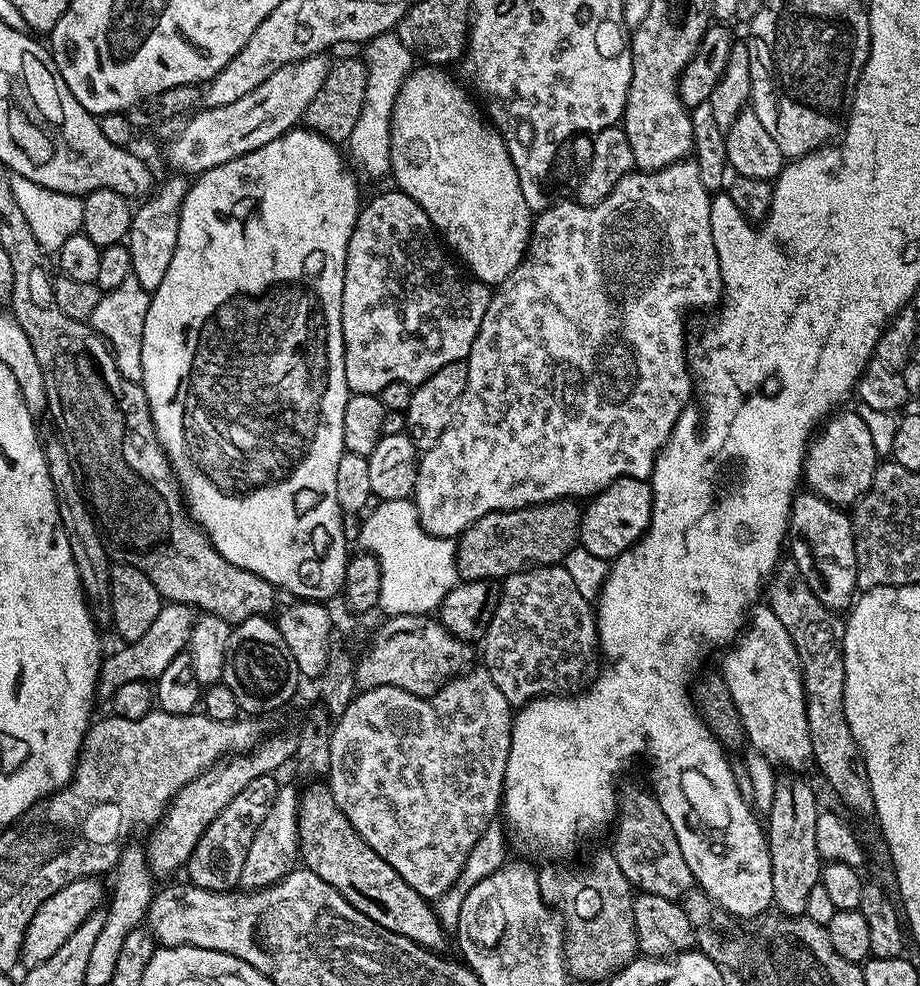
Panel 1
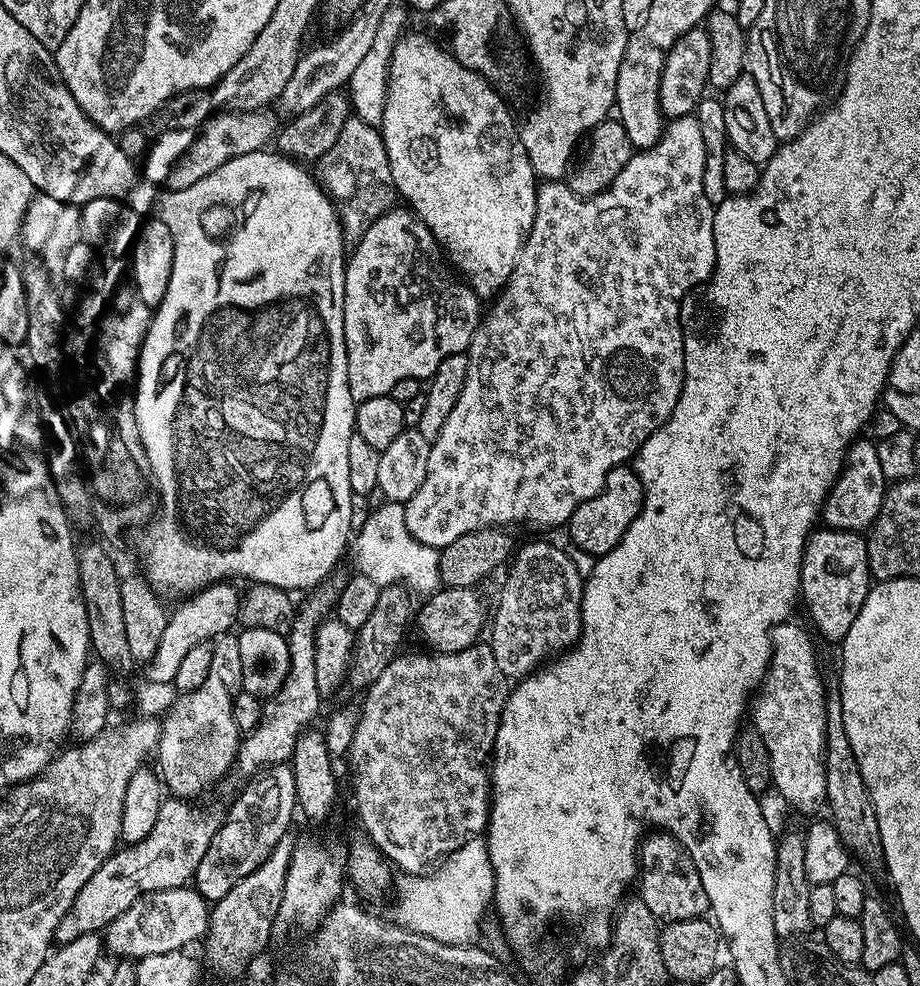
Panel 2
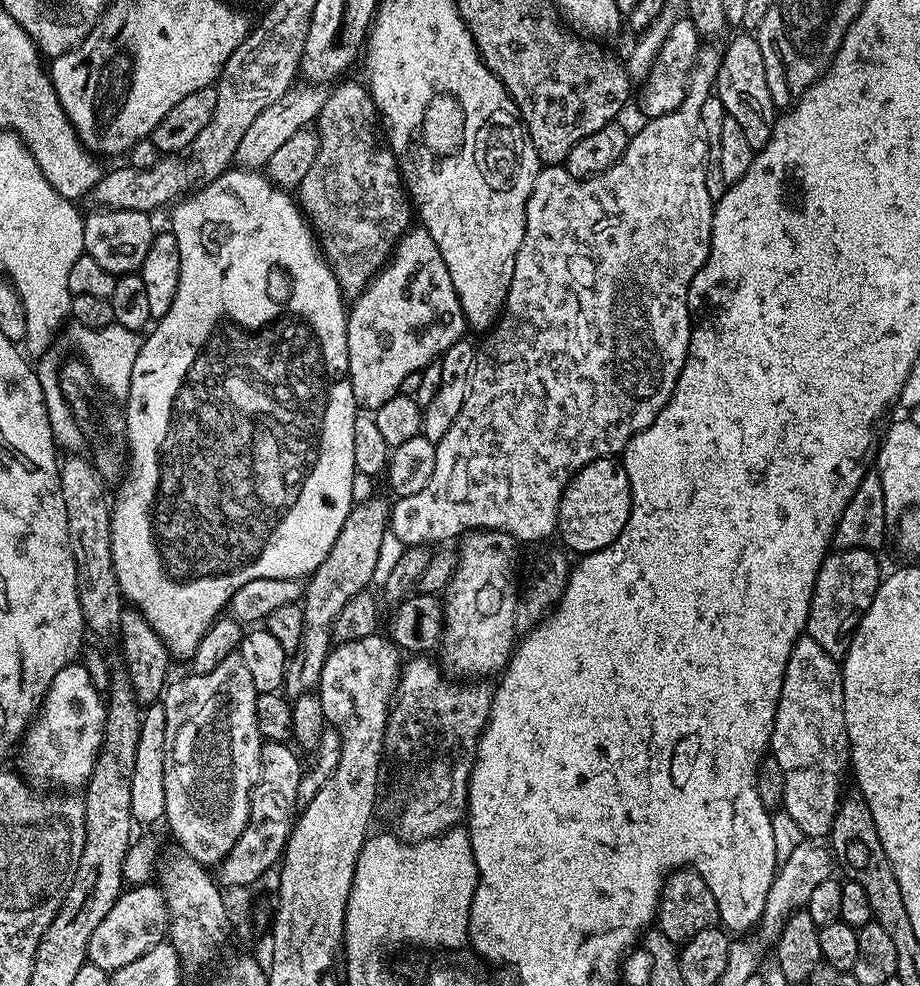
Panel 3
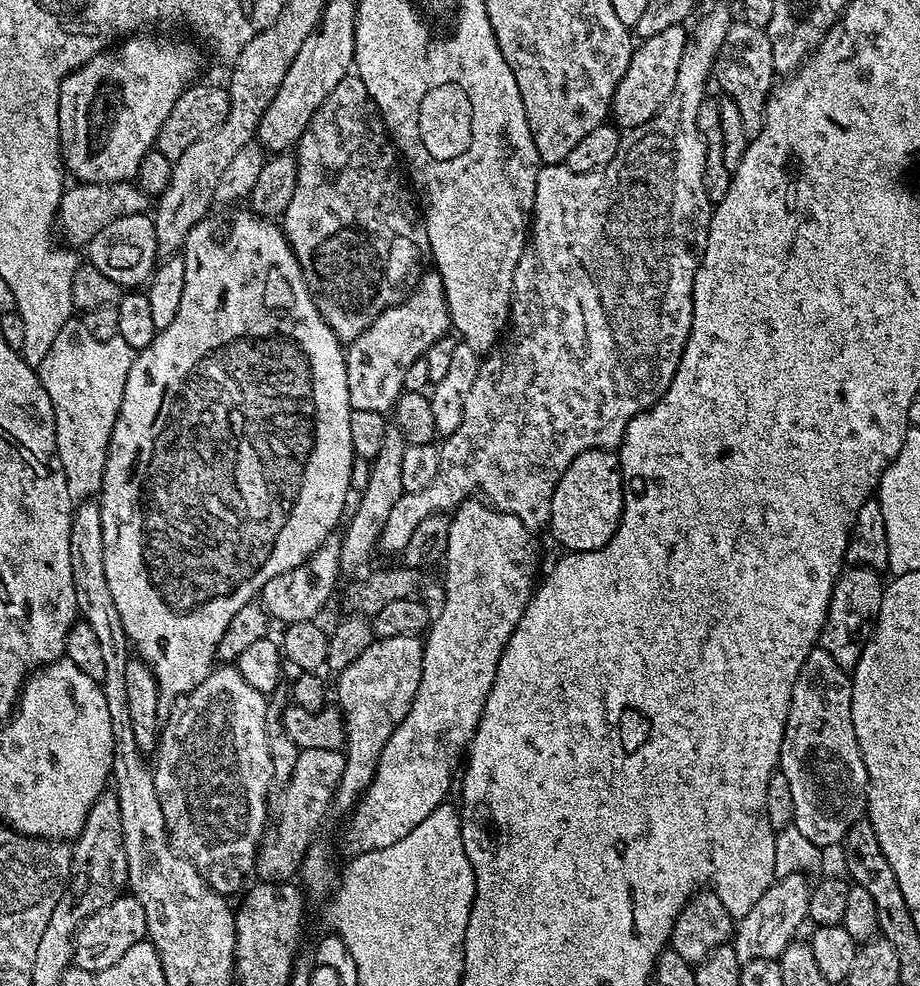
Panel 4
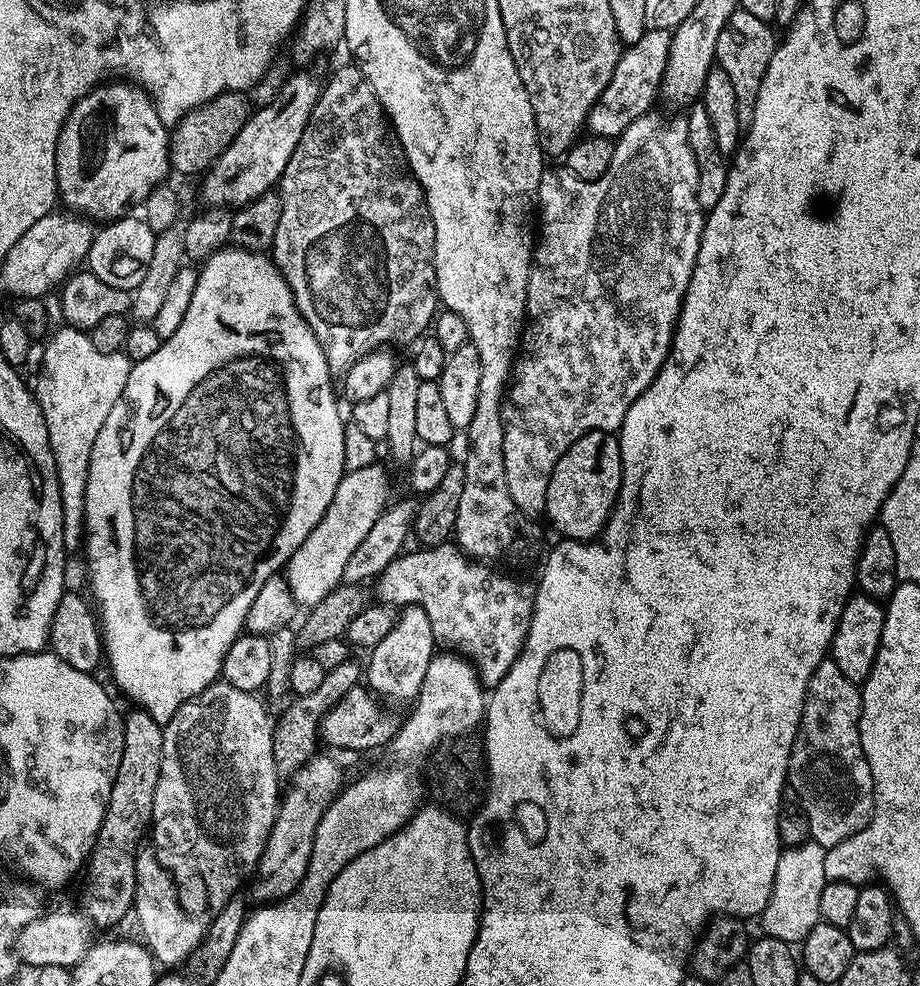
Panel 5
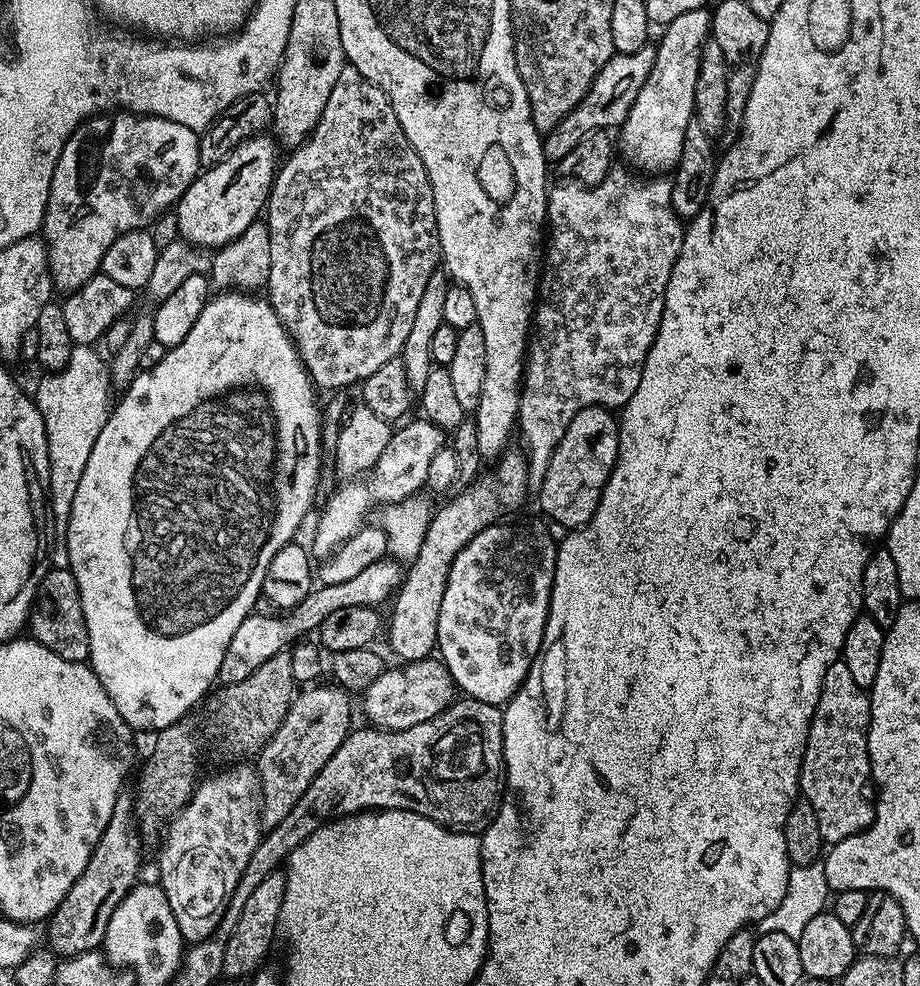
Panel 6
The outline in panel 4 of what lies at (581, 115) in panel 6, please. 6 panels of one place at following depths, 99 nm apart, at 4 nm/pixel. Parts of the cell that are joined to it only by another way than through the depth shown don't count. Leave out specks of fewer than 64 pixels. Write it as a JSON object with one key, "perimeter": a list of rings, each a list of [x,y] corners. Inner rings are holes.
{"perimeter":[[[684,24],[669,26],[659,34],[640,40],[633,47],[630,66],[626,66],[626,74],[622,74],[622,82],[618,82],[618,90],[614,90],[612,99],[610,116],[621,129],[637,128],[650,122],[666,98],[670,98],[670,93],[674,91],[674,81],[678,78],[682,50],[686,50],[689,35],[689,29]]]}

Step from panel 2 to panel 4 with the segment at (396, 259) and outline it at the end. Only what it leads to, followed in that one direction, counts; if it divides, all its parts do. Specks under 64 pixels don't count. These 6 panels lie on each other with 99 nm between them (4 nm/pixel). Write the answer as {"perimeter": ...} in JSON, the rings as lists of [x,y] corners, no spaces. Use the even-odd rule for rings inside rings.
{"perimeter":[[[435,270],[427,272],[411,285],[399,304],[387,308],[366,331],[347,345],[344,361],[352,410],[391,413],[396,407],[396,399],[404,391],[406,370],[410,370],[415,360],[421,359],[438,338],[449,335],[452,315],[448,312],[442,278]]]}

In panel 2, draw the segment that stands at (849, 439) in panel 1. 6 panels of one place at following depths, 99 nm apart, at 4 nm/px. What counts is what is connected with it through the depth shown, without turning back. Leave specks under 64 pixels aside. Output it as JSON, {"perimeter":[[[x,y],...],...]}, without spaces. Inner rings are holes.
{"perimeter":[[[857,438],[848,445],[844,467],[824,499],[822,520],[827,527],[864,534],[876,523],[882,510],[884,493],[889,489],[890,482],[882,474],[882,462],[878,462],[876,444],[864,439]]]}

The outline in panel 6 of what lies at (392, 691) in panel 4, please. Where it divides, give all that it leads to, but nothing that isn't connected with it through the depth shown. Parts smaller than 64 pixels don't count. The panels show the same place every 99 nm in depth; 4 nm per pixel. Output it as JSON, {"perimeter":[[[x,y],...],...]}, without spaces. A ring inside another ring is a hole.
{"perimeter":[[[505,451],[495,461],[496,480],[477,479],[467,488],[457,491],[457,496],[437,512],[431,513],[422,546],[403,573],[390,604],[392,617],[386,620],[388,644],[394,655],[401,656],[401,661],[426,660],[433,655],[438,634],[438,614],[442,610],[442,598],[446,594],[454,558],[483,528],[489,528],[501,519],[500,511],[503,508],[516,508],[530,495],[528,461],[523,451],[512,451]]]}

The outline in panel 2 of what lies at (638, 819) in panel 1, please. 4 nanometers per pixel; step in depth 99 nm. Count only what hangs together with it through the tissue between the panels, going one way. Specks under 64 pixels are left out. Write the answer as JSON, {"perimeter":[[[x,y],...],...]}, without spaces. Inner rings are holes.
{"perimeter":[[[656,830],[651,834],[643,837],[638,849],[639,899],[646,902],[650,914],[654,914],[660,922],[707,917],[710,905],[706,898],[706,886],[702,886],[700,871],[698,866],[694,866],[690,854],[669,832]]]}

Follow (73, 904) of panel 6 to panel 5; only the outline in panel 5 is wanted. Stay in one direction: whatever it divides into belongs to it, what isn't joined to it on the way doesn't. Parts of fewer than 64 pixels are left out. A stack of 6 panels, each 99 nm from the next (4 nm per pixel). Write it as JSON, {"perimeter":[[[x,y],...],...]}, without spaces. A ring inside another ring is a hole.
{"perimeter":[[[133,707],[132,712],[125,711],[124,745],[122,746],[122,762],[118,762],[116,777],[110,790],[108,805],[104,811],[104,821],[96,835],[96,844],[92,855],[86,861],[88,881],[84,884],[84,906],[82,913],[92,923],[93,929],[110,928],[118,923],[124,915],[131,913],[136,899],[136,854],[141,851],[140,839],[145,839],[146,829],[152,823],[152,803],[154,790],[158,786],[158,774],[162,770],[162,738],[164,729],[146,710]]]}

